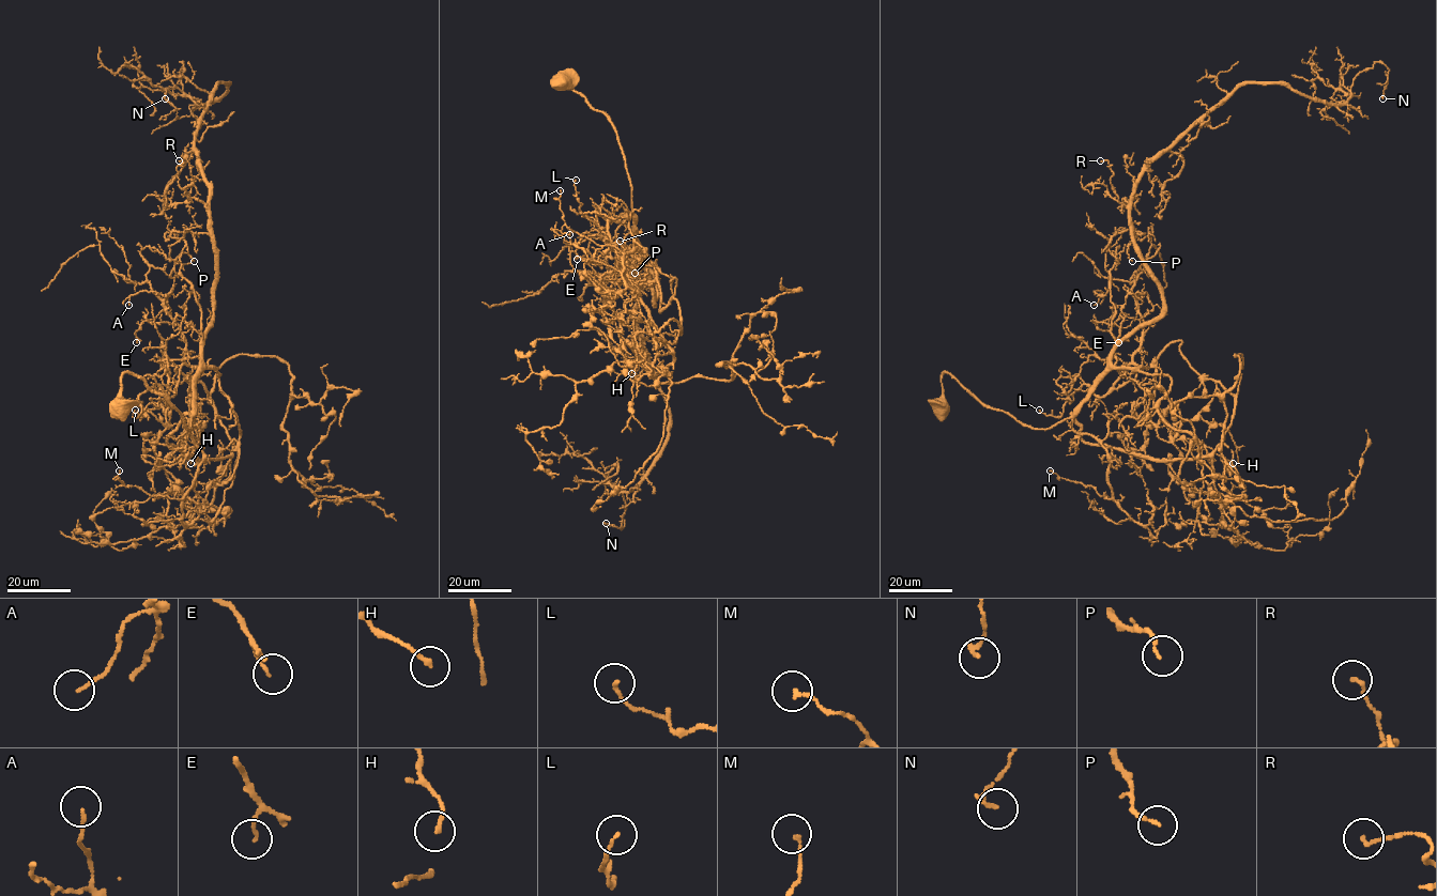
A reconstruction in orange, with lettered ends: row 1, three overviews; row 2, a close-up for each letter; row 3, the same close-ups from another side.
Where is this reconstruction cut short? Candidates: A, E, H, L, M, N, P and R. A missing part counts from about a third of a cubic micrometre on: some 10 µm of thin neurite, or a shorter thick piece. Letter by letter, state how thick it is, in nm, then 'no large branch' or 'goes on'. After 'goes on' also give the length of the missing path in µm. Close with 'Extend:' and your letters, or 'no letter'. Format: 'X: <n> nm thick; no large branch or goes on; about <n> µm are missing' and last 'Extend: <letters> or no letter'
A: 120 nm thick; no large branch
E: 110 nm thick; no large branch
H: 150 nm thick; no large branch
L: 110 nm thick; no large branch
M: 150 nm thick; no large branch
N: 150 nm thick; no large branch
P: 120 nm thick; no large branch
R: 120 nm thick; no large branch
Extend: no letter

